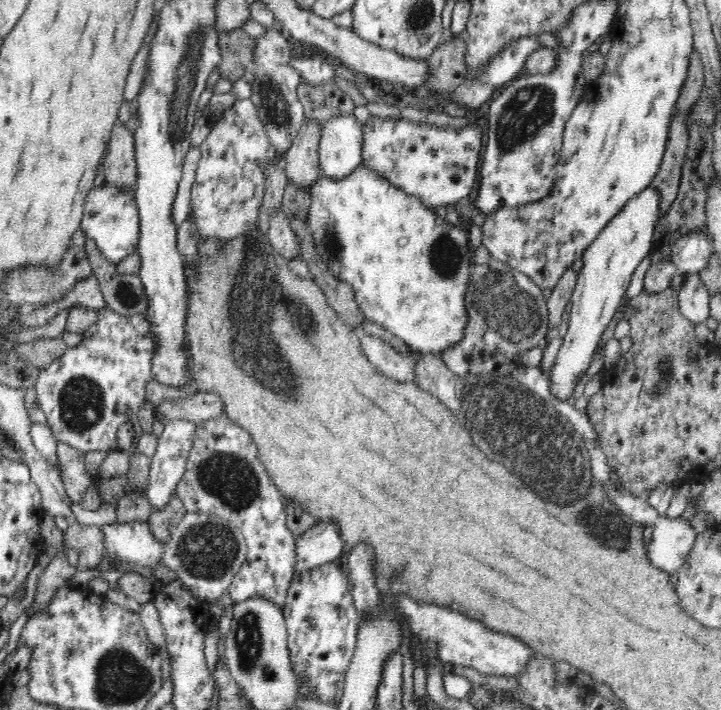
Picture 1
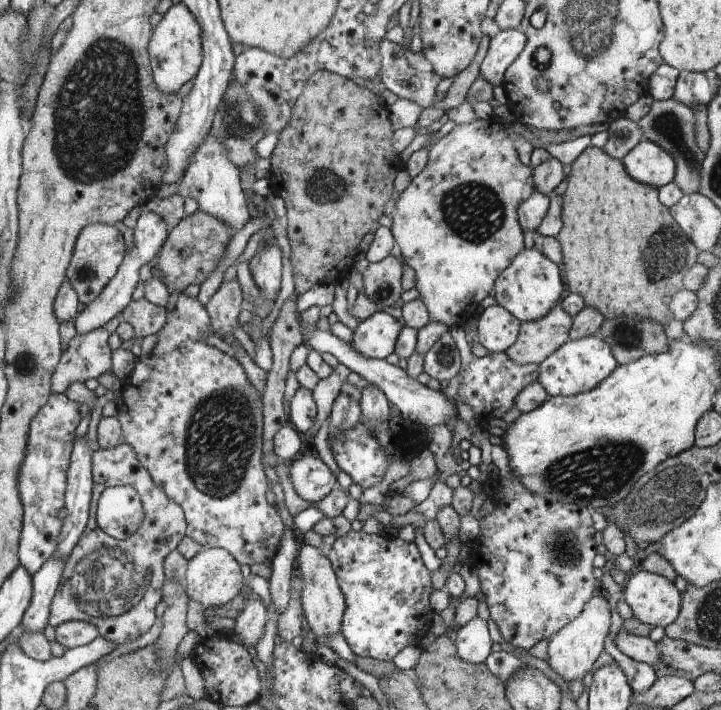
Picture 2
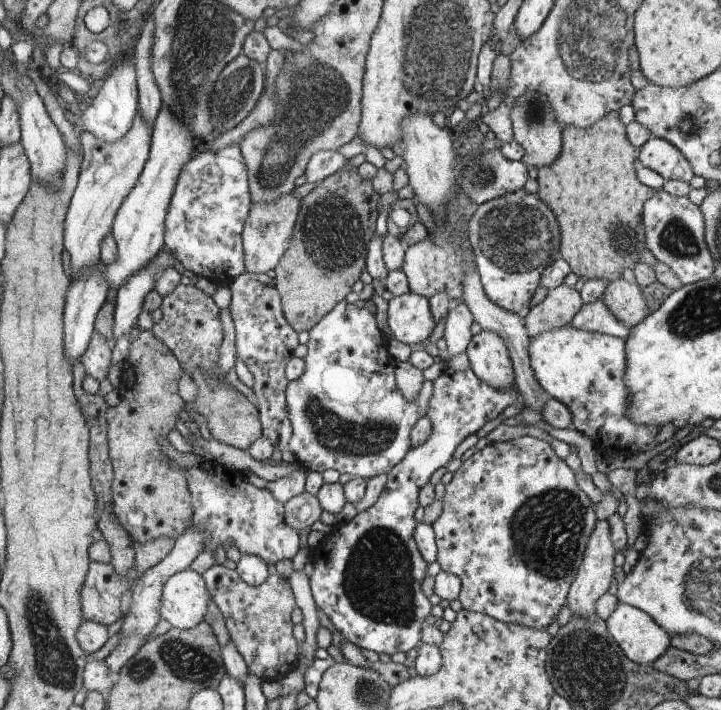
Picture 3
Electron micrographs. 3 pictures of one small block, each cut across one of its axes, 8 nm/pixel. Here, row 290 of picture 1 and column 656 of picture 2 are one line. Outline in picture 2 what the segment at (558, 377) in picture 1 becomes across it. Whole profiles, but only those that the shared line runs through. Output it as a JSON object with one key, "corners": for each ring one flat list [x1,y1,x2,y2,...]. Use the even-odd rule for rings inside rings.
{"corners":[[636,571,626,583,625,601,634,611,634,616,650,626,663,626,666,628,677,619,681,607,682,595,676,589,674,581,652,571]]}

